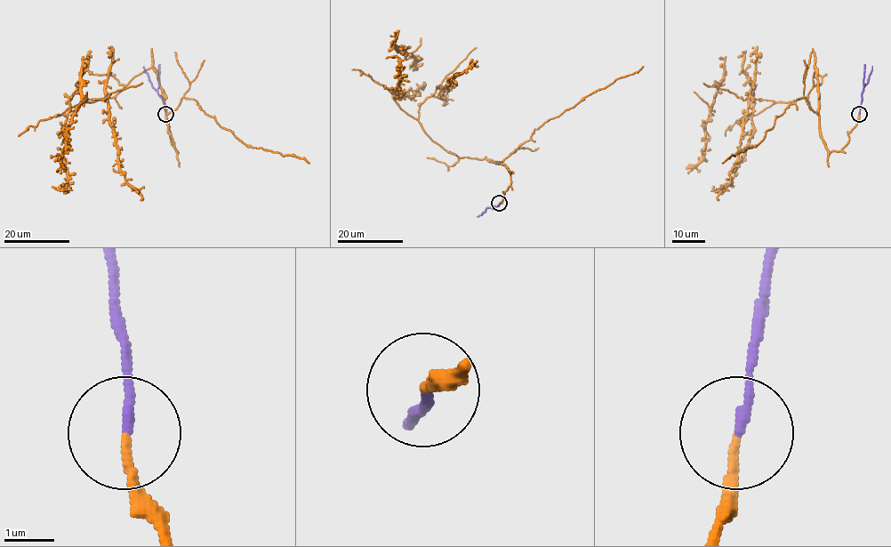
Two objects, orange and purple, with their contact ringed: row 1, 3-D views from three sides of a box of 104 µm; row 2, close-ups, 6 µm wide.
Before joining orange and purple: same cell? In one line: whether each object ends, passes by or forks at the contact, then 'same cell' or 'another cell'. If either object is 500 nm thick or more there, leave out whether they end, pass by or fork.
orange ends; purple ends; same cell

